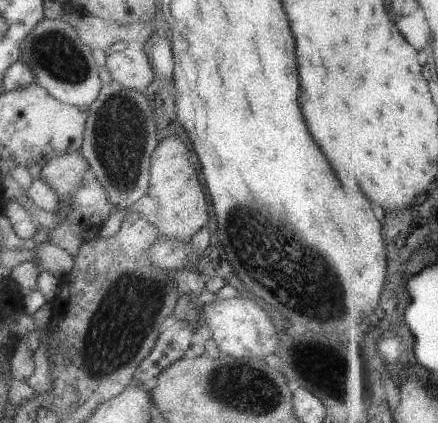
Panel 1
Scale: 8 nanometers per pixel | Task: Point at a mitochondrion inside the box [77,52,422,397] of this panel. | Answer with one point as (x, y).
(126, 314)

